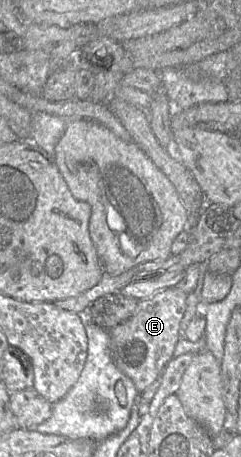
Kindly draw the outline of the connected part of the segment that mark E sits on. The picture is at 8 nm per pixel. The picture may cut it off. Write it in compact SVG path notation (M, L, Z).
M176 286L158 291L151 297L140 300L136 311L127 321L108 331L112 361L133 381L139 393L161 376L167 363L174 358L187 297L188 294Z

